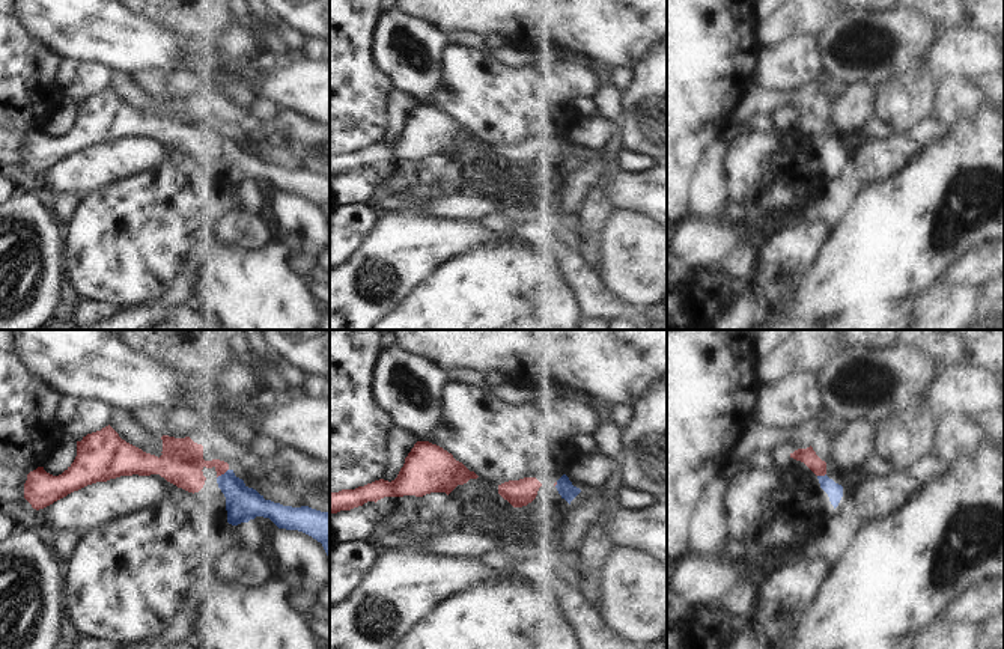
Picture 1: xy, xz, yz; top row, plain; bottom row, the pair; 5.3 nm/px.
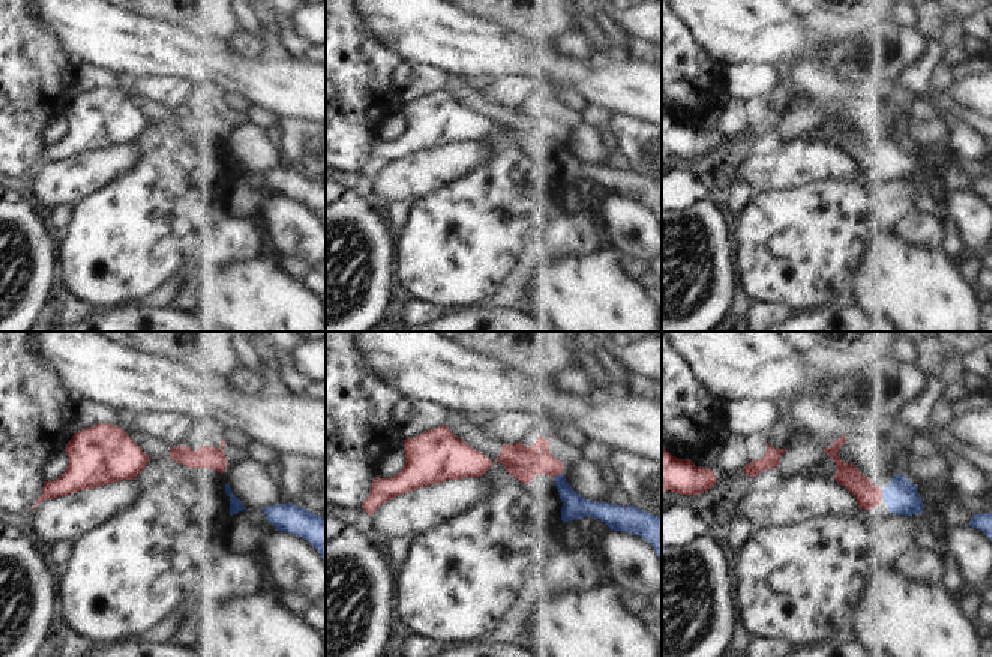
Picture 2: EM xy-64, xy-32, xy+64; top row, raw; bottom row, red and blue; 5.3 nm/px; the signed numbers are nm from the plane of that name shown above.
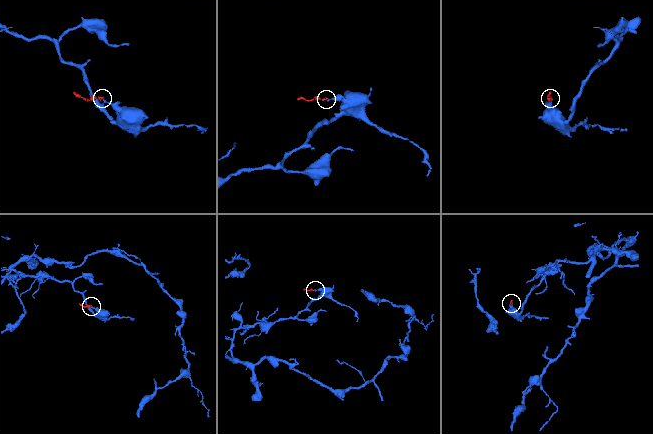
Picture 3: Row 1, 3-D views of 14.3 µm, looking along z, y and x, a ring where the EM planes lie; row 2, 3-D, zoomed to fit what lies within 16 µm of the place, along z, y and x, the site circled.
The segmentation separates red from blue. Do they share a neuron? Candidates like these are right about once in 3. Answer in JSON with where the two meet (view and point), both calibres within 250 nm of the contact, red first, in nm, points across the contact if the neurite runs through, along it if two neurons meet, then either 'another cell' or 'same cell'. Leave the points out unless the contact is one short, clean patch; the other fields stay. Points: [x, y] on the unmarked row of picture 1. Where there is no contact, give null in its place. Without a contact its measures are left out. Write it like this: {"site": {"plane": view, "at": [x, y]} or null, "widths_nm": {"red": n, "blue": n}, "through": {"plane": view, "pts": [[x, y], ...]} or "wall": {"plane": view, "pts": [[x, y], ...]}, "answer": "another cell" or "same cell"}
{"site": {"plane": "xy", "at": [222, 136]}, "widths_nm": {"red": 220, "blue": 190}, "through": {"plane": "xy", "pts": [[181, 125], [214, 127], [222, 136], [243, 166]]}, "answer": "same cell"}

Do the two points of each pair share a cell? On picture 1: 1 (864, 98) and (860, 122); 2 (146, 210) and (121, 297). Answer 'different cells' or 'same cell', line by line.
1: same cell
2: same cell

